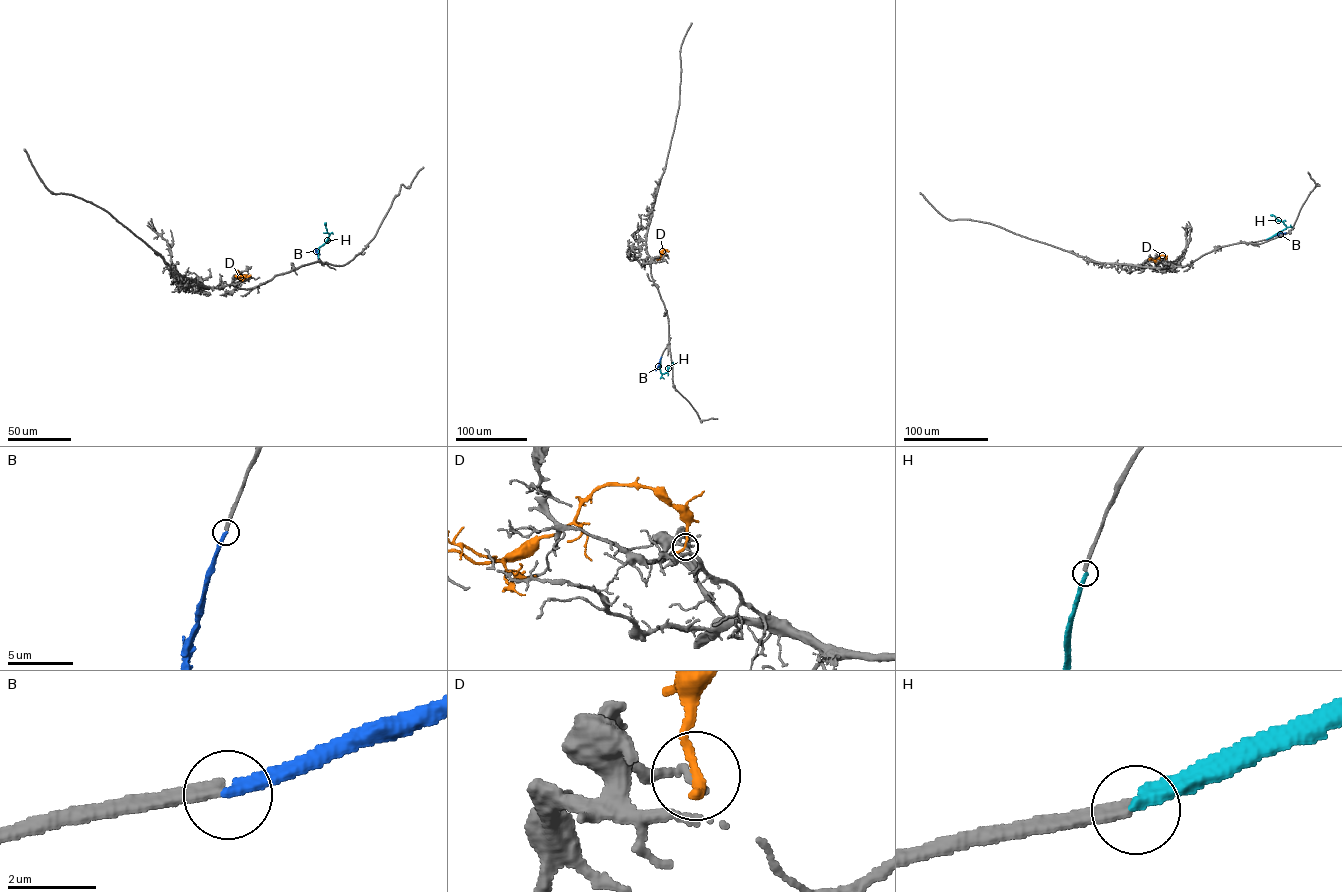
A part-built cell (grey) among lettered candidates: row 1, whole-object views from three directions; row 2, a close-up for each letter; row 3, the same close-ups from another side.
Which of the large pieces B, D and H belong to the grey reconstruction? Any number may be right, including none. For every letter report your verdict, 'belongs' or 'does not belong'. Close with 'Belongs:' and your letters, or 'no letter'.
B: belongs
D: does not belong
H: does not belong
Belongs: B

